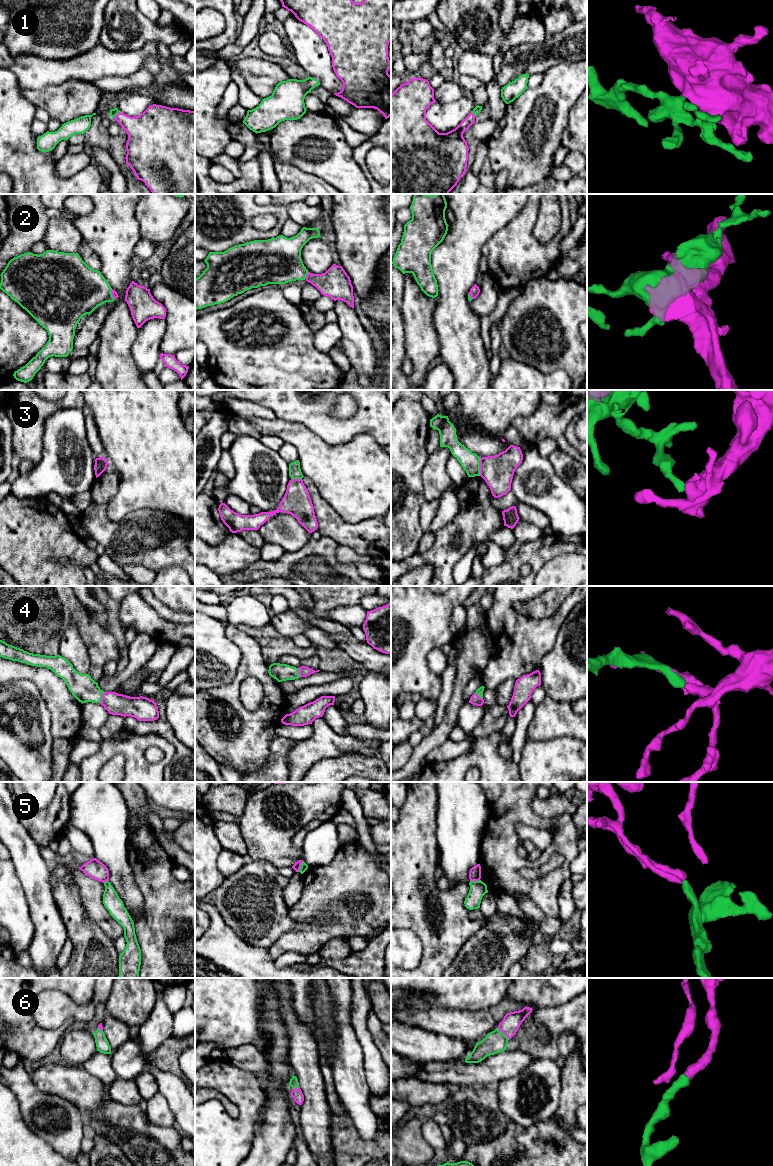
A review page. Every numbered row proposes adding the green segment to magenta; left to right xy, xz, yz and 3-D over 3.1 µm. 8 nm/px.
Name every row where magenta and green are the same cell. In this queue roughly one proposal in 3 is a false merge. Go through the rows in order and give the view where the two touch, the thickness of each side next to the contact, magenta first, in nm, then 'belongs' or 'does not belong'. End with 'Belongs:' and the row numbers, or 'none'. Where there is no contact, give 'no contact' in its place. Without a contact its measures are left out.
1: xy | 260/60 nm | belongs
2: xz | 240/340 nm | belongs
3: yz | 260/150 nm | does not belong
4: xy | 180/200 nm | belongs
5: xz | 60/60 nm | belongs
6: yz | 150/180 nm | belongs
Belongs: 1, 2, 4, 5, 6

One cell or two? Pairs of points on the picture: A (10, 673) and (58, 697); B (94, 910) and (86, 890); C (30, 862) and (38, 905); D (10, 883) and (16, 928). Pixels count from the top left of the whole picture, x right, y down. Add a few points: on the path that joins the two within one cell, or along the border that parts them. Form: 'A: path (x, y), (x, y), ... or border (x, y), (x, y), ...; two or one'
A: path (22, 673), (38, 675), (48, 685); one
B: path (93, 905), (91, 895); one
C: path (34, 873), (38, 894); one
D: path (10, 894), (10, 909), (15, 917); one

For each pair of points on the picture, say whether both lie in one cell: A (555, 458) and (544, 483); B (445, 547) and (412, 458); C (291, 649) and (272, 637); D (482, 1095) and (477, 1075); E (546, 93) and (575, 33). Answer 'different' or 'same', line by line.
A: different
B: different
C: same
D: different
E: different

